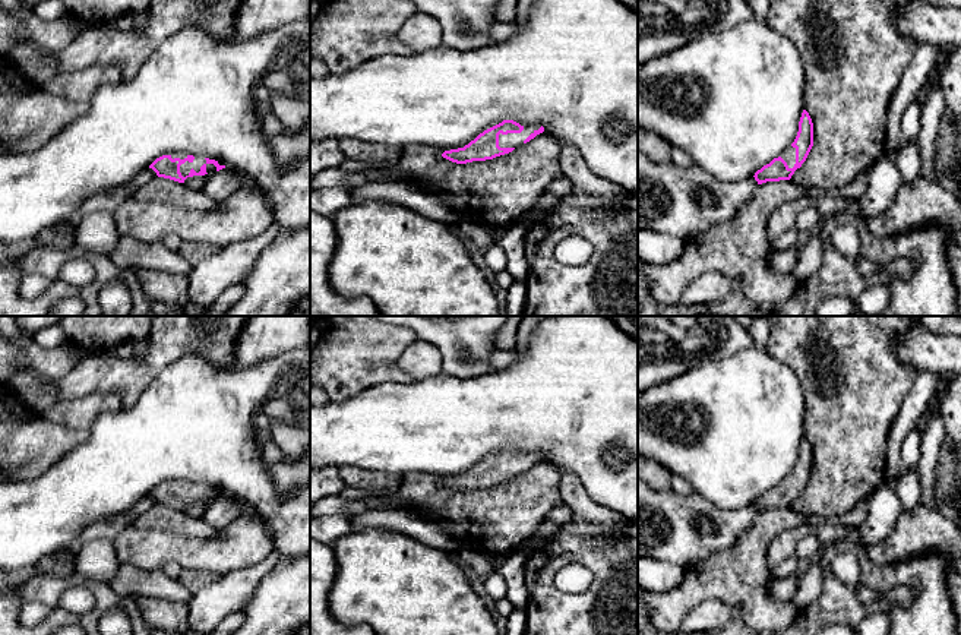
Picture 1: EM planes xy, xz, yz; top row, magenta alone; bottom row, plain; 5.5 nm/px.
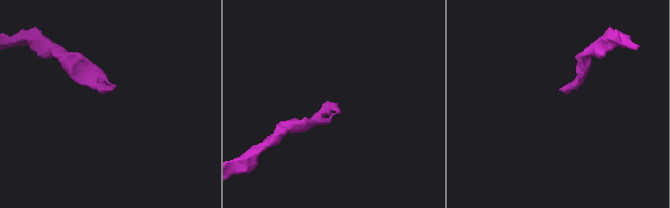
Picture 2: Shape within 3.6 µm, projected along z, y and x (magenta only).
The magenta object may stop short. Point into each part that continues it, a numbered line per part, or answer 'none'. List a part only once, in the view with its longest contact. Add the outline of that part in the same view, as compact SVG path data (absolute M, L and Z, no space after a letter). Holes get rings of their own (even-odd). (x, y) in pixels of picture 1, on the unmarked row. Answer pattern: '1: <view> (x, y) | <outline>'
1: xy (185, 496) | M195 484L192 490L186 489L180 493L180 500L183 505L189 503L192 496L199 500L203 492L206 493L206 500L214 502L216 499L216 495L214 492L208 492L203 484Z

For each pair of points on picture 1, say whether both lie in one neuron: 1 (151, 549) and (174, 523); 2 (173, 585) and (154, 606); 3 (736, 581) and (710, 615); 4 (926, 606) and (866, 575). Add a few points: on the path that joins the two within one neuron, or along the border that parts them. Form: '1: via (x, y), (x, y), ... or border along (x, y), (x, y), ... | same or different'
1: border along (133, 524), (142, 530), (182, 531), (199, 537) | different
2: border along (135, 597), (158, 596), (182, 602), (186, 606) | different
3: border along (732, 607), (717, 600), (704, 600), (688, 615) | different
4: via (922, 588), (910, 577), (884, 577) | same

